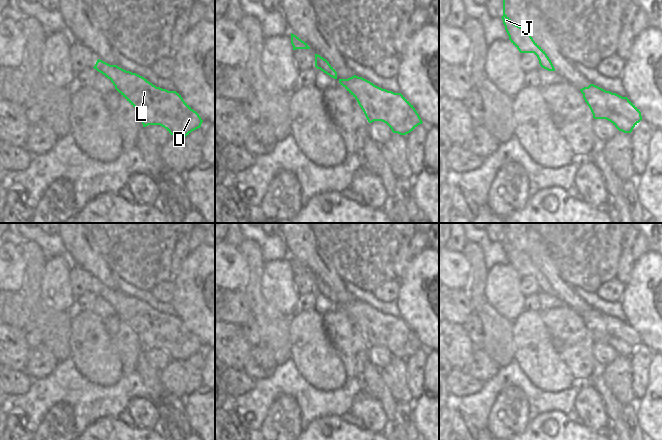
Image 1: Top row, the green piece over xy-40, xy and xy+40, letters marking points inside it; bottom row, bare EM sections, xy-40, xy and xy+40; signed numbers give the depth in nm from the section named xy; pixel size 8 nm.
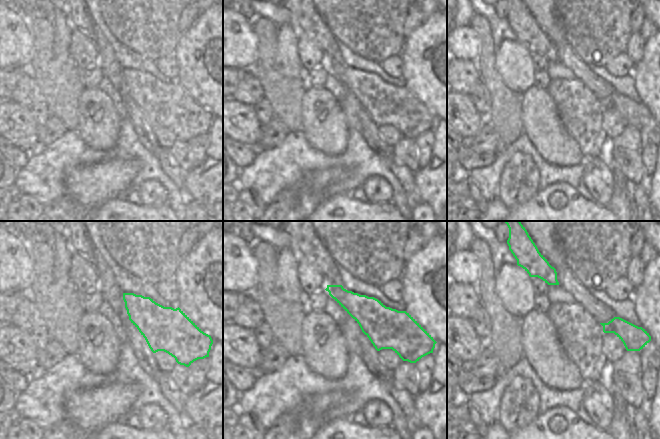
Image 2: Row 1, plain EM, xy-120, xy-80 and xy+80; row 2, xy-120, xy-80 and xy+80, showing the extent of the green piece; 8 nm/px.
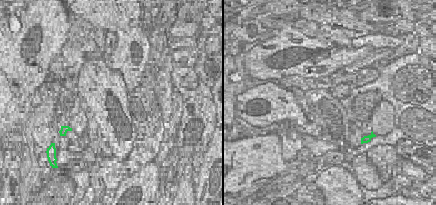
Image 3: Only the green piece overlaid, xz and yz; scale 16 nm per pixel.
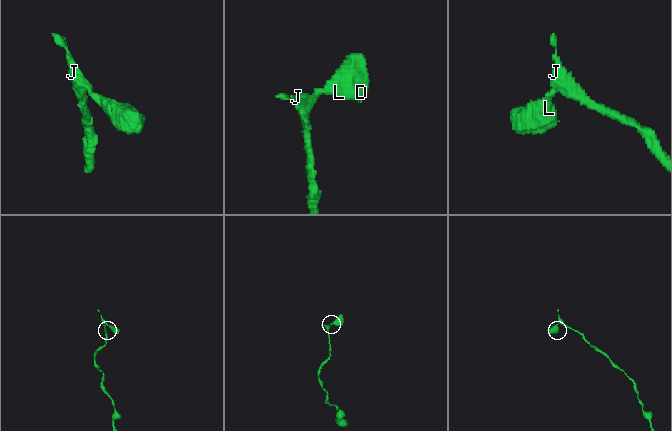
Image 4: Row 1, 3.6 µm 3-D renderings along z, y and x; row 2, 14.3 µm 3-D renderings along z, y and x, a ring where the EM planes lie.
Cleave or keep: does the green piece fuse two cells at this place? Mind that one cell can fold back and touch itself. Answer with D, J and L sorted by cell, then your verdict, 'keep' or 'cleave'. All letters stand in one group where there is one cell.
D J L; keep

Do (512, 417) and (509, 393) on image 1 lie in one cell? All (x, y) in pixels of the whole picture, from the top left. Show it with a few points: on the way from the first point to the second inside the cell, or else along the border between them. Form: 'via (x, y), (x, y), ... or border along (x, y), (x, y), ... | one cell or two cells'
via (511, 411), (510, 399) | one cell

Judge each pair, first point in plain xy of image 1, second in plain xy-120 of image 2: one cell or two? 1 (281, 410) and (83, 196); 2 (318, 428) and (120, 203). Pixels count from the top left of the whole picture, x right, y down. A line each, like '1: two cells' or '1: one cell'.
1: two cells
2: one cell

